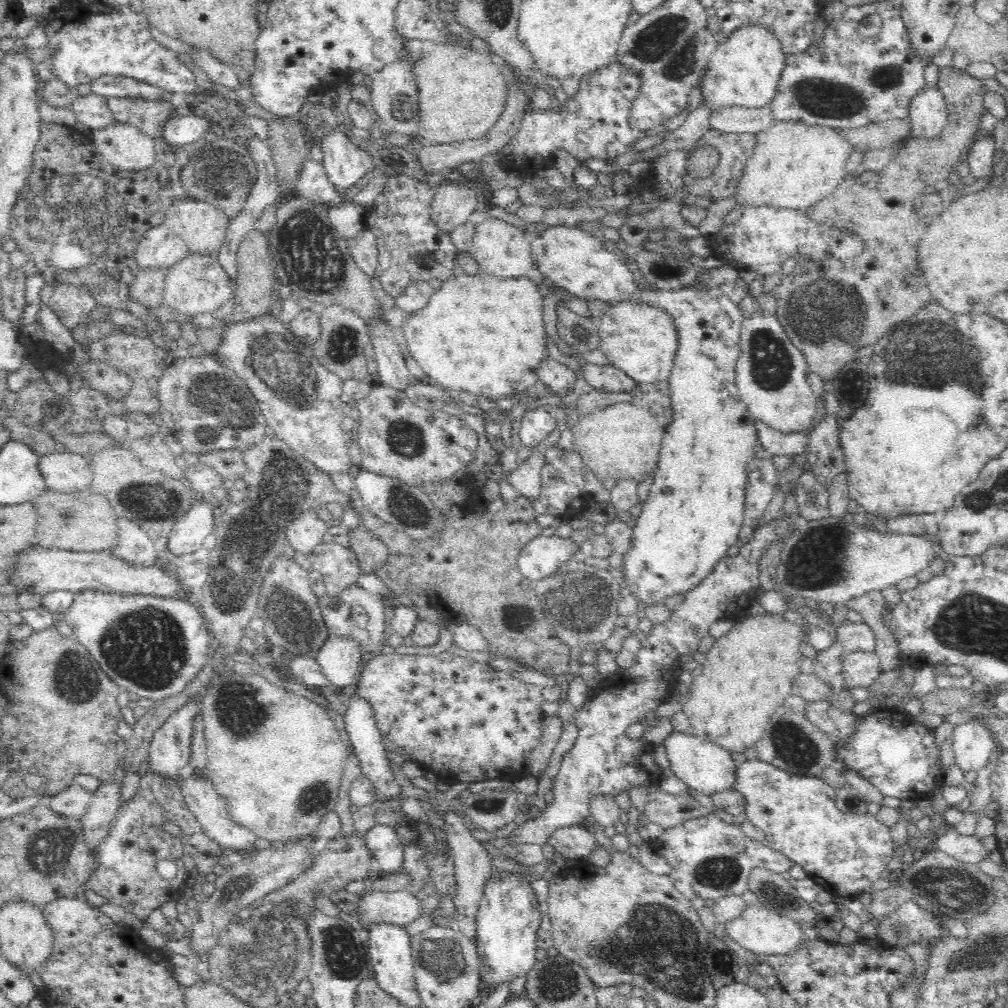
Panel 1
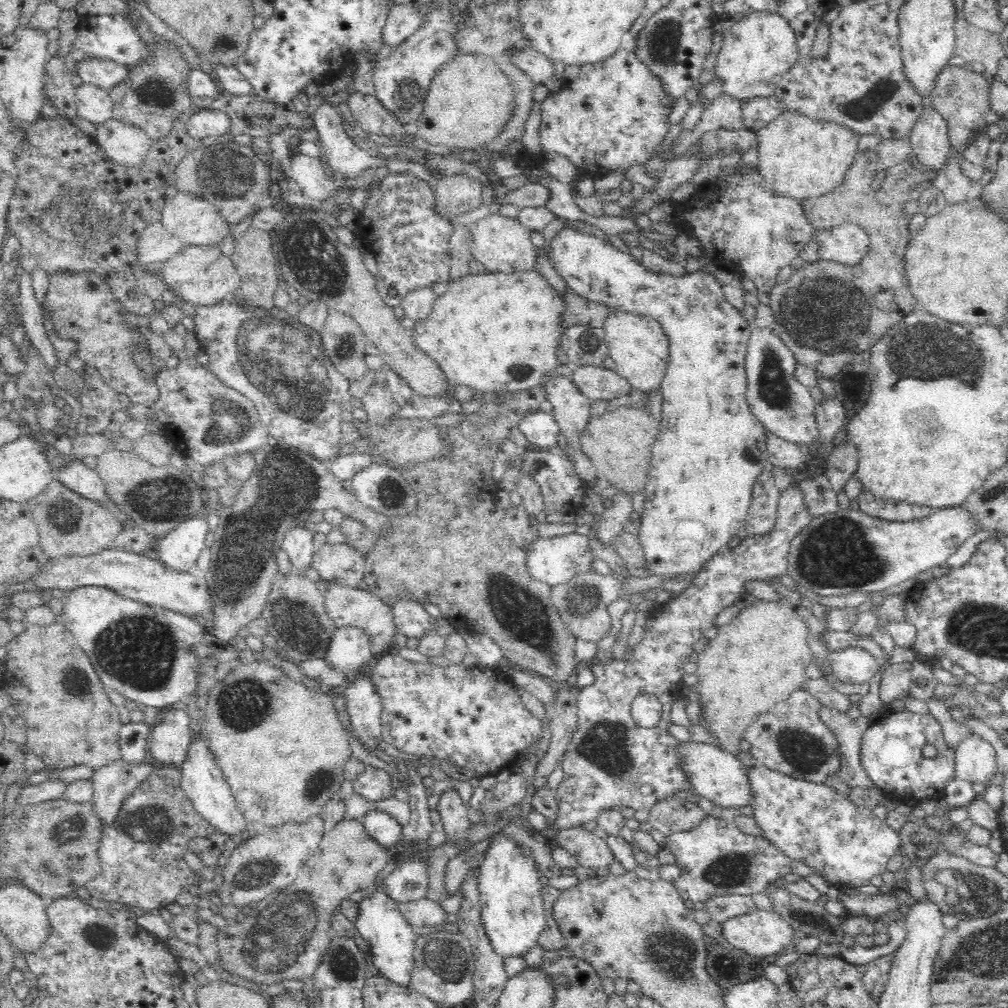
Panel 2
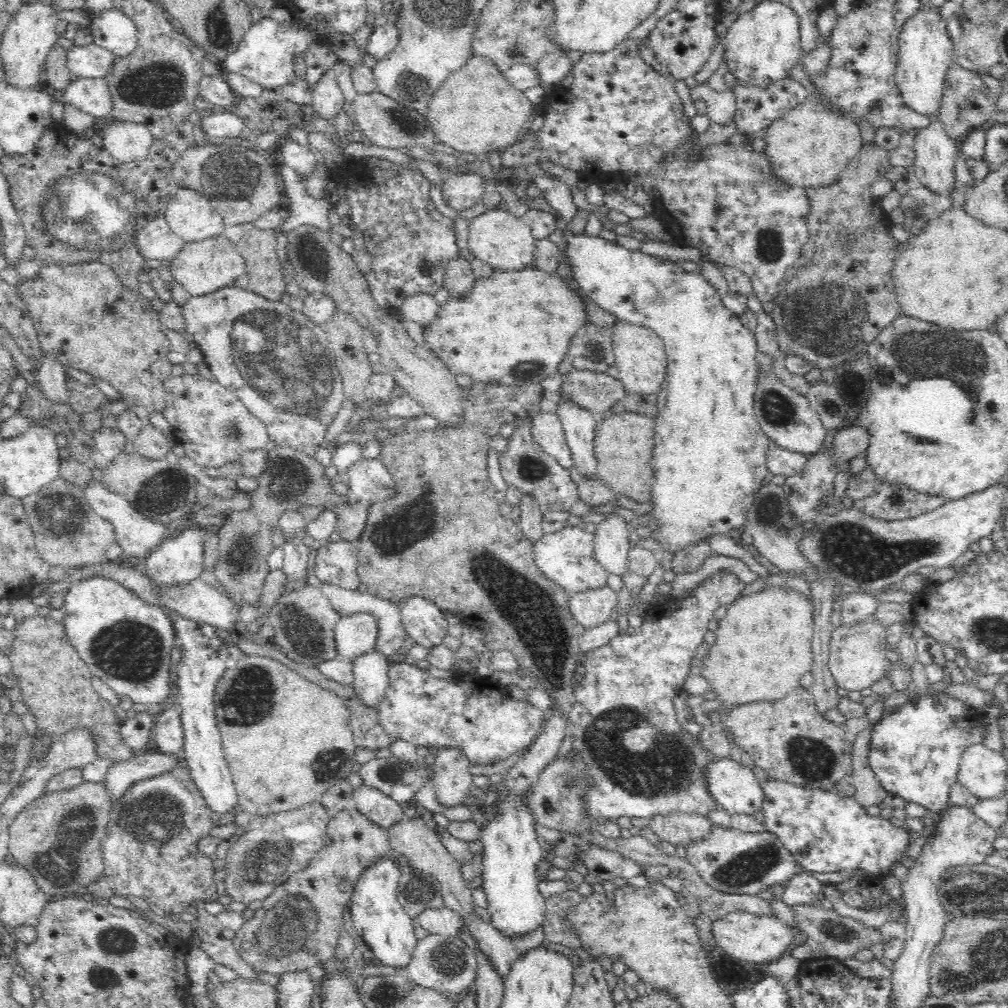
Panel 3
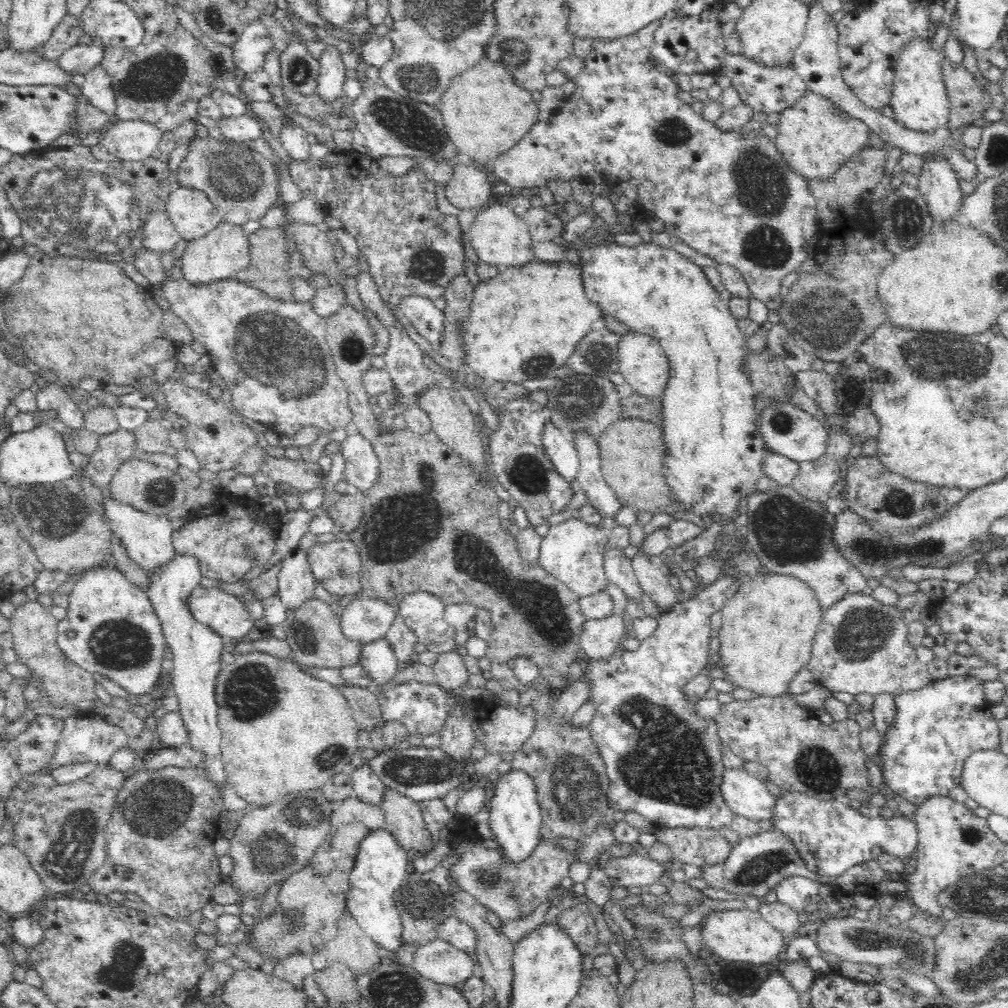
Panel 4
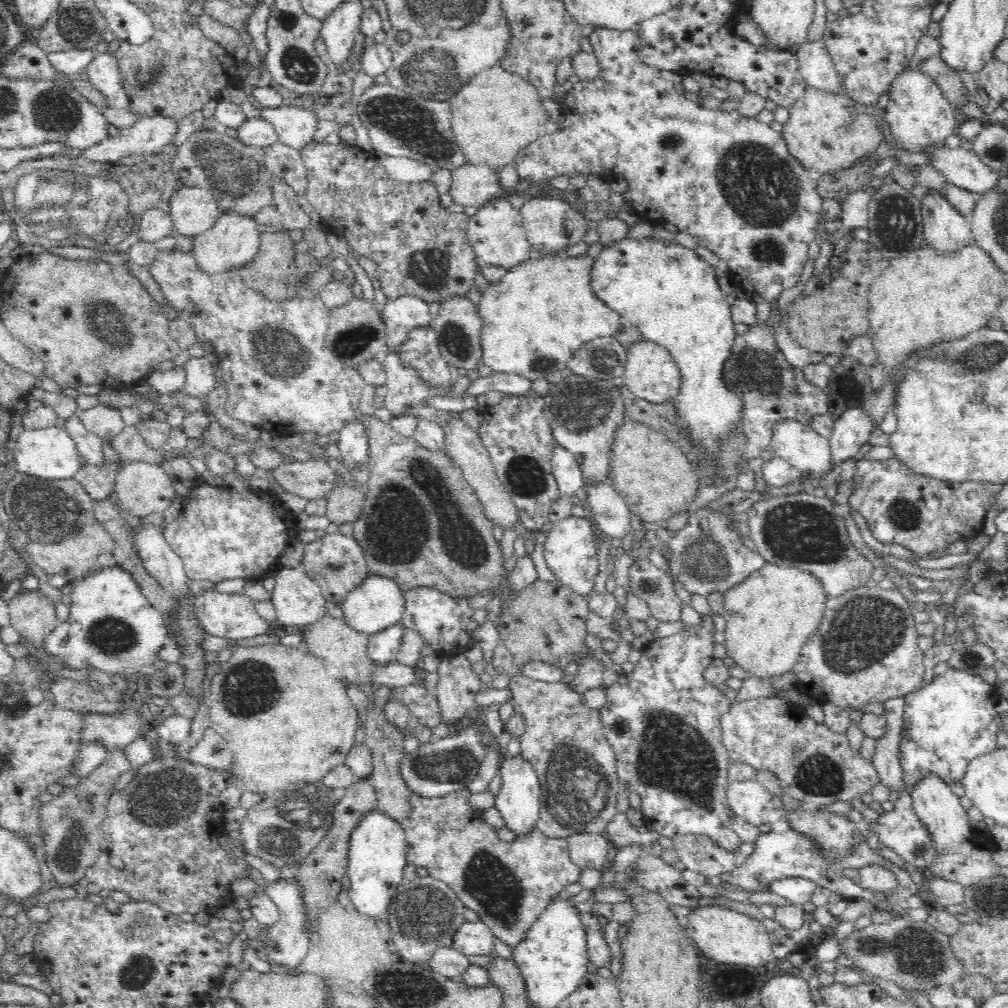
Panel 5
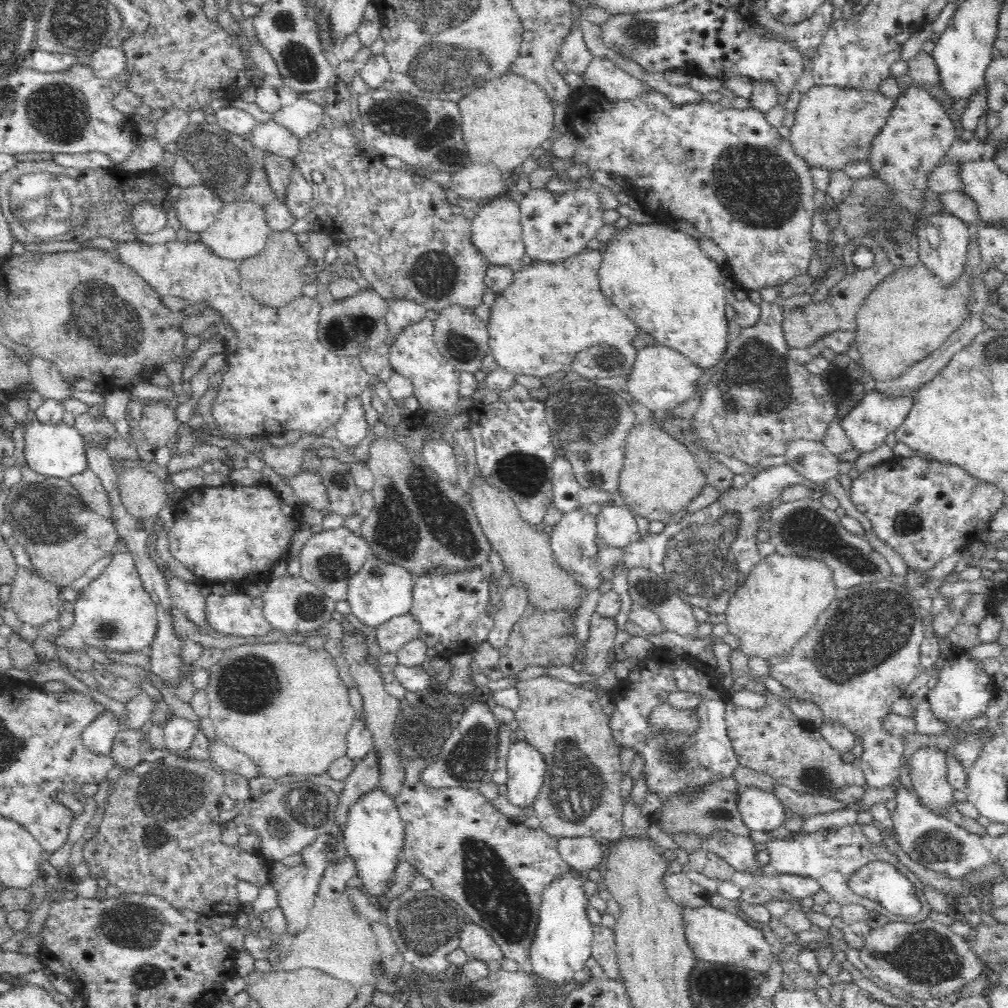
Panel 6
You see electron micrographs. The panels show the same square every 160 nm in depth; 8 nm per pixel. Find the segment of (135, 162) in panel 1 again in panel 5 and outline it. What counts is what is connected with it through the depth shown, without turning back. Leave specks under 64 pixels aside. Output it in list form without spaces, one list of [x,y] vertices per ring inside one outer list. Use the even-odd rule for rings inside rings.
[[[156,116],[138,119],[128,128],[112,130],[105,139],[81,154],[92,161],[116,163],[124,156],[150,156],[173,142],[177,125],[174,119]]]

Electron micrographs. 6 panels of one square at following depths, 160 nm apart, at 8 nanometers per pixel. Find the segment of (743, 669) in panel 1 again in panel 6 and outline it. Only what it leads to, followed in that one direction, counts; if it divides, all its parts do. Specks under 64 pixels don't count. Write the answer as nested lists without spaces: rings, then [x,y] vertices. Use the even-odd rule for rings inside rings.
[[[775,552],[762,558],[742,586],[729,597],[725,610],[725,624],[730,634],[738,638],[738,648],[748,658],[761,658],[771,662],[774,658],[788,658],[800,638],[814,626],[822,612],[828,608],[837,592],[832,571],[820,561],[799,556],[780,556]]]

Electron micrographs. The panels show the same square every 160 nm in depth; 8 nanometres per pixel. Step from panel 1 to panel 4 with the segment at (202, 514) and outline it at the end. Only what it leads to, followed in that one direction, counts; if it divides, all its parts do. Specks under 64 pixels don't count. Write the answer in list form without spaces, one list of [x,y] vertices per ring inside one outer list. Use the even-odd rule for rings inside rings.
[[[174,553],[168,562],[156,567],[148,577],[145,594],[153,604],[162,623],[167,646],[172,649],[174,668],[170,674],[171,693],[179,700],[179,712],[188,731],[188,744],[201,754],[201,764],[208,781],[222,792],[228,784],[228,774],[222,756],[222,731],[218,724],[216,680],[220,674],[224,642],[227,639],[216,634],[209,626],[194,620],[187,601],[192,590],[200,584],[202,567],[195,554]]]

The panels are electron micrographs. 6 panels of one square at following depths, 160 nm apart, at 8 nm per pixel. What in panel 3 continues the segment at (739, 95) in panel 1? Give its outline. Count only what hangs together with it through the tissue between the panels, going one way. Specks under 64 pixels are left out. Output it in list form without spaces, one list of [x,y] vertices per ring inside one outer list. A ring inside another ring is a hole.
[[[762,1],[732,22],[725,36],[723,57],[731,79],[742,86],[763,89],[789,77],[790,70],[805,53],[801,48],[799,18],[794,11],[779,2]]]

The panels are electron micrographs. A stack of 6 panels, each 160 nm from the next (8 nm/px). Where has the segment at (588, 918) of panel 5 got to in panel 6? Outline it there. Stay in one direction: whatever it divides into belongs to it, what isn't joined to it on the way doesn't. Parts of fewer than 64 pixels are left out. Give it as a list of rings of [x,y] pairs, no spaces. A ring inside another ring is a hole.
[[[592,924],[591,956],[602,966],[604,975],[619,979],[619,962],[615,947],[615,932],[600,924]]]

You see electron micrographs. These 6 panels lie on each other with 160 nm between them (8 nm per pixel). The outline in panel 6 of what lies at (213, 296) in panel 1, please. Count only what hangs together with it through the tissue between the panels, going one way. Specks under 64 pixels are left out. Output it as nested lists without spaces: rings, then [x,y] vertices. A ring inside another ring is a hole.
[[[253,202],[223,203],[217,219],[200,233],[199,241],[211,250],[211,253],[222,260],[241,262],[256,256],[264,250],[271,228],[266,224],[263,206]]]

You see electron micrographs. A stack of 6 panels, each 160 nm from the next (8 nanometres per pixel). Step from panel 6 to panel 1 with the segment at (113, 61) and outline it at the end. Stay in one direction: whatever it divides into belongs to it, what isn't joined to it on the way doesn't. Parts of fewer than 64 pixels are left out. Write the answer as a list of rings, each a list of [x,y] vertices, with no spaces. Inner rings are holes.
[[[94,92],[79,95],[71,110],[76,114],[79,127],[90,131],[102,129],[116,122],[110,113],[107,99]]]

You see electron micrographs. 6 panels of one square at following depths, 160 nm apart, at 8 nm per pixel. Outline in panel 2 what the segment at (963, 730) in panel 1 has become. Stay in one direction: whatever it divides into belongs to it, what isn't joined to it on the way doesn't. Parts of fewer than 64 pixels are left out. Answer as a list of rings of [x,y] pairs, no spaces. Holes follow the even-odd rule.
[[[968,734],[954,749],[955,777],[984,789],[994,776],[997,765],[992,743],[978,734]]]

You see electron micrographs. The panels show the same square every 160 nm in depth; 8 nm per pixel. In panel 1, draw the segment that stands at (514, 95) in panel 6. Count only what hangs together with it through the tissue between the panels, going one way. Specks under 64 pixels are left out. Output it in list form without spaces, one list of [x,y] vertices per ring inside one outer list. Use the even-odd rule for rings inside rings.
[[[432,42],[417,59],[412,72],[419,100],[416,135],[425,143],[443,145],[482,138],[503,112],[506,82],[500,74],[499,61],[464,42]]]

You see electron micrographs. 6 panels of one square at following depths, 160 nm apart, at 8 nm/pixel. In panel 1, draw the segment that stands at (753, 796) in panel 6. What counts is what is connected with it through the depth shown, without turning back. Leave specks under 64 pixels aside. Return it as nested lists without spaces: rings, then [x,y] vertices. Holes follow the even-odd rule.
[[[672,731],[664,740],[664,752],[670,761],[670,768],[676,777],[686,783],[690,789],[712,796],[726,790],[732,790],[736,782],[737,769],[729,750],[692,734]]]

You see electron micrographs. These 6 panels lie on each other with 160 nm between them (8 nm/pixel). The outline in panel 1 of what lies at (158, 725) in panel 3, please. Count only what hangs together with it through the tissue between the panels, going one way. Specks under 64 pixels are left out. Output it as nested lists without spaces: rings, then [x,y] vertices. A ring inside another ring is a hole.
[[[199,698],[189,700],[169,716],[158,730],[153,732],[149,743],[150,771],[164,777],[177,779],[180,769],[190,761],[194,722],[202,709]]]

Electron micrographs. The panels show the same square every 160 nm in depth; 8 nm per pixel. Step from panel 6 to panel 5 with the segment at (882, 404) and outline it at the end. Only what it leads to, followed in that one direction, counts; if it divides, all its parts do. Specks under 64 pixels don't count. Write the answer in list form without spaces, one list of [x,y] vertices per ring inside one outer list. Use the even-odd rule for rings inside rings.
[[[860,407],[846,409],[835,421],[832,427],[832,434],[829,438],[831,447],[831,461],[827,471],[801,471],[802,478],[816,482],[830,474],[836,466],[842,462],[854,458],[860,448],[869,442],[872,432],[876,429],[865,412]]]

